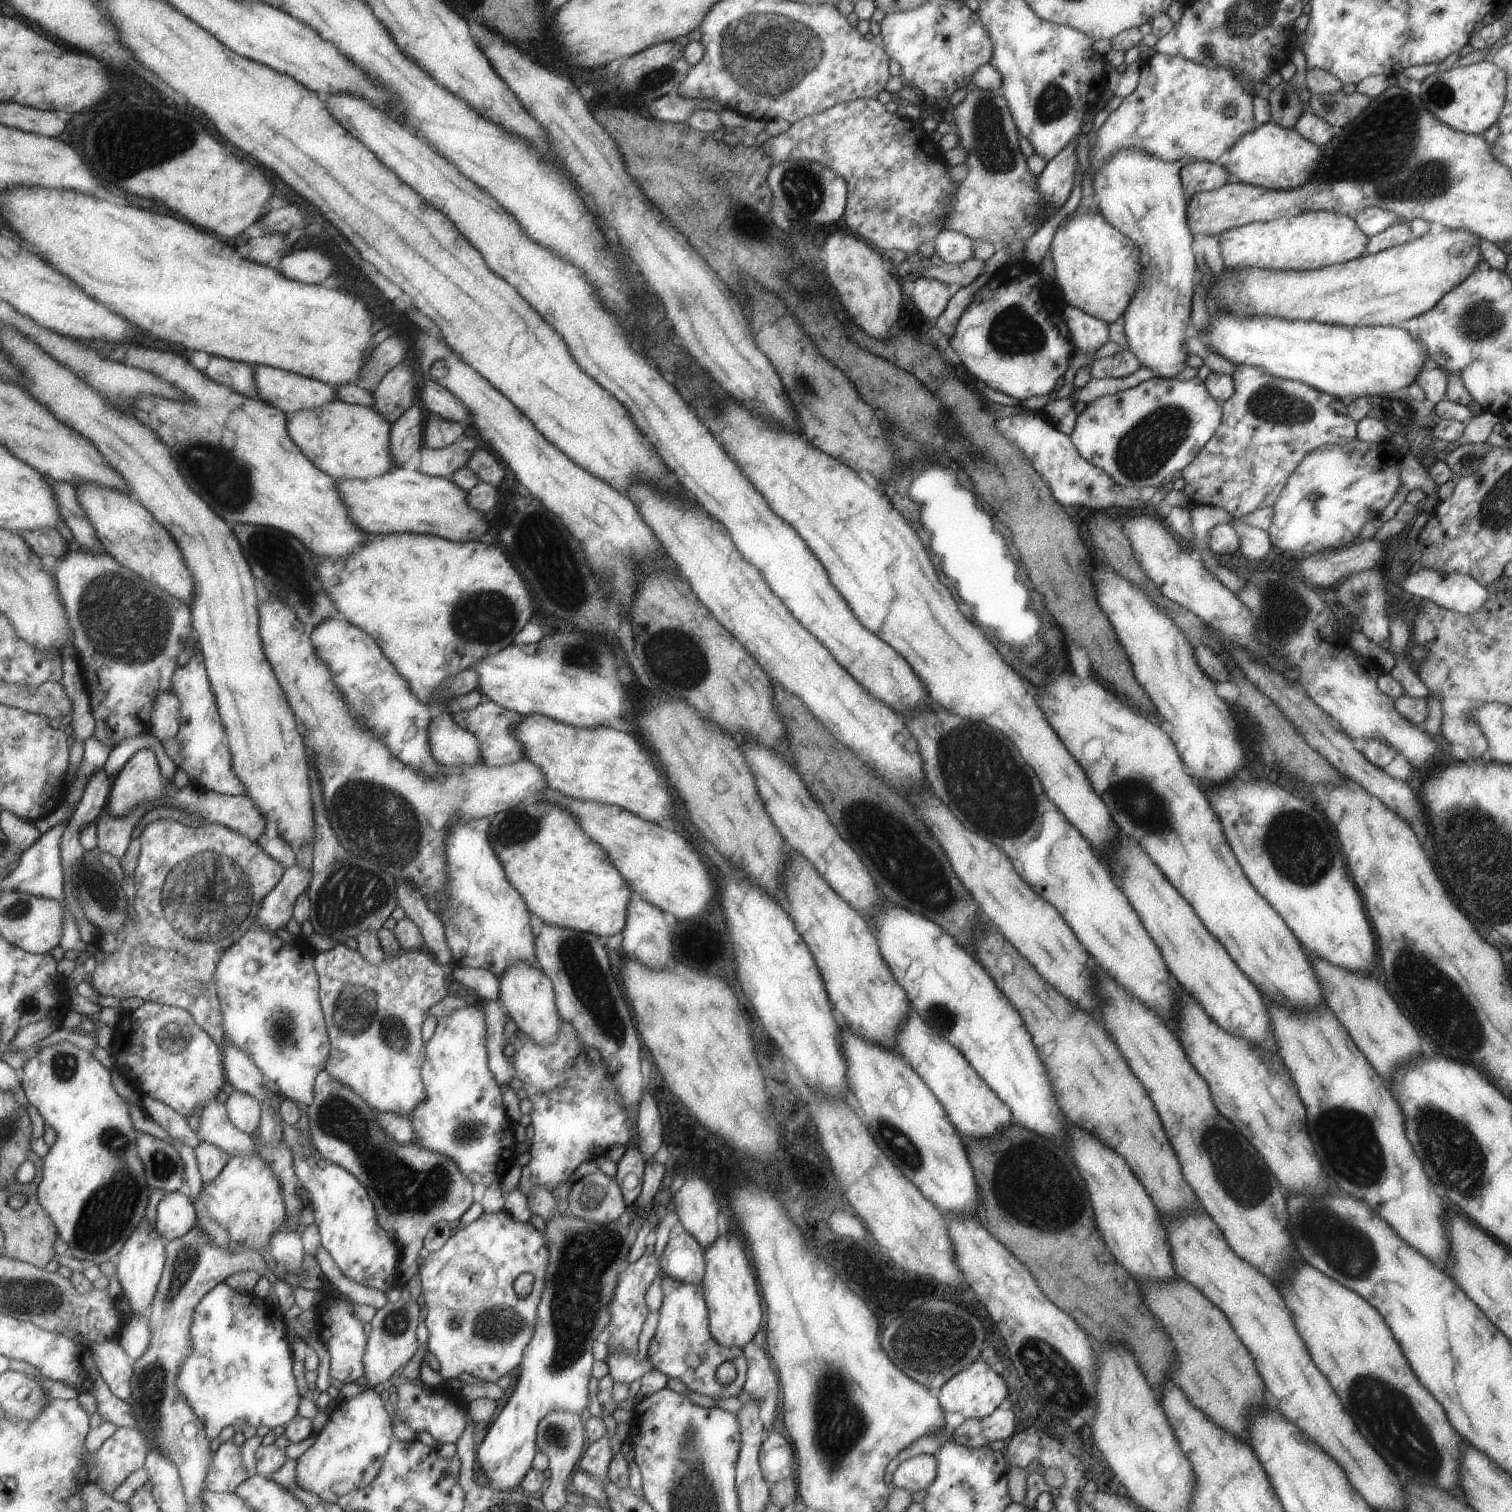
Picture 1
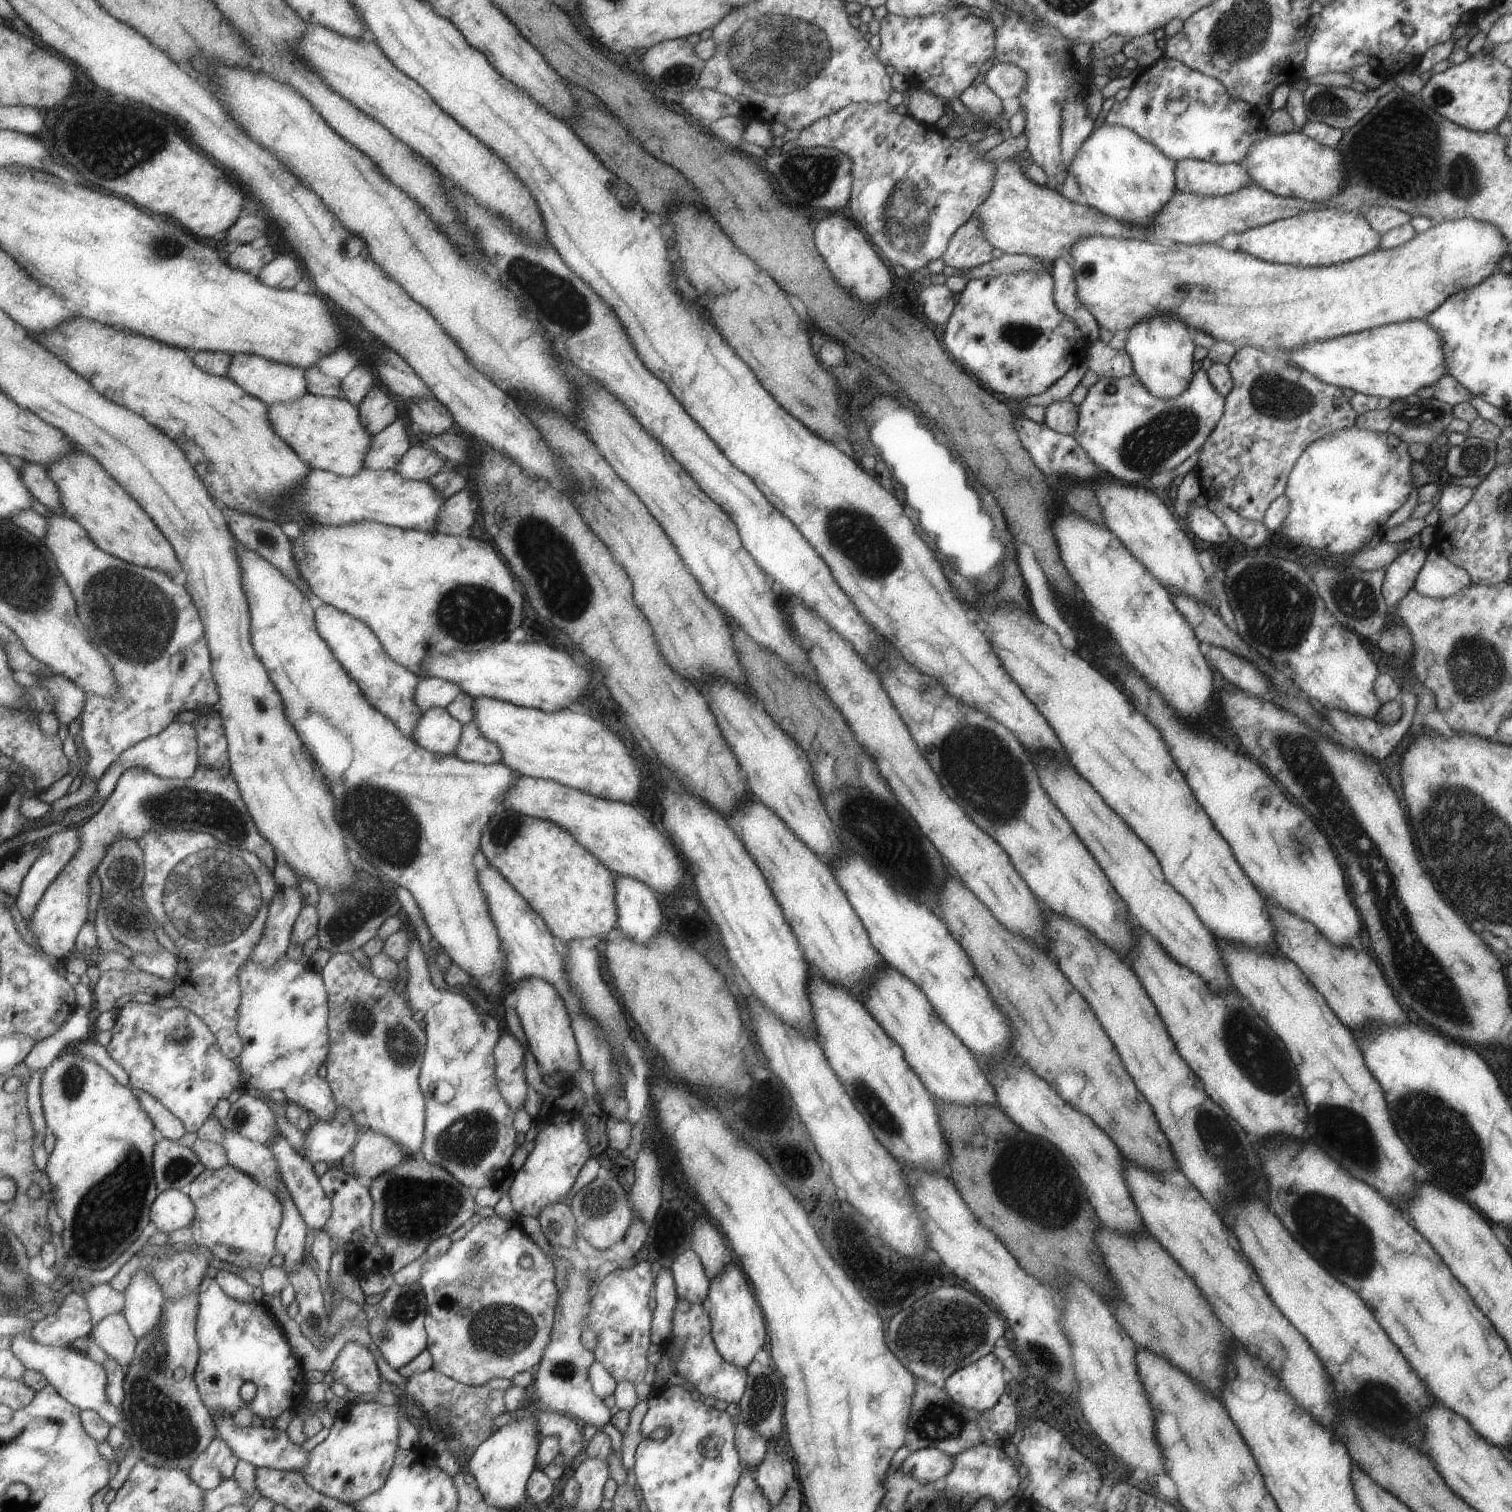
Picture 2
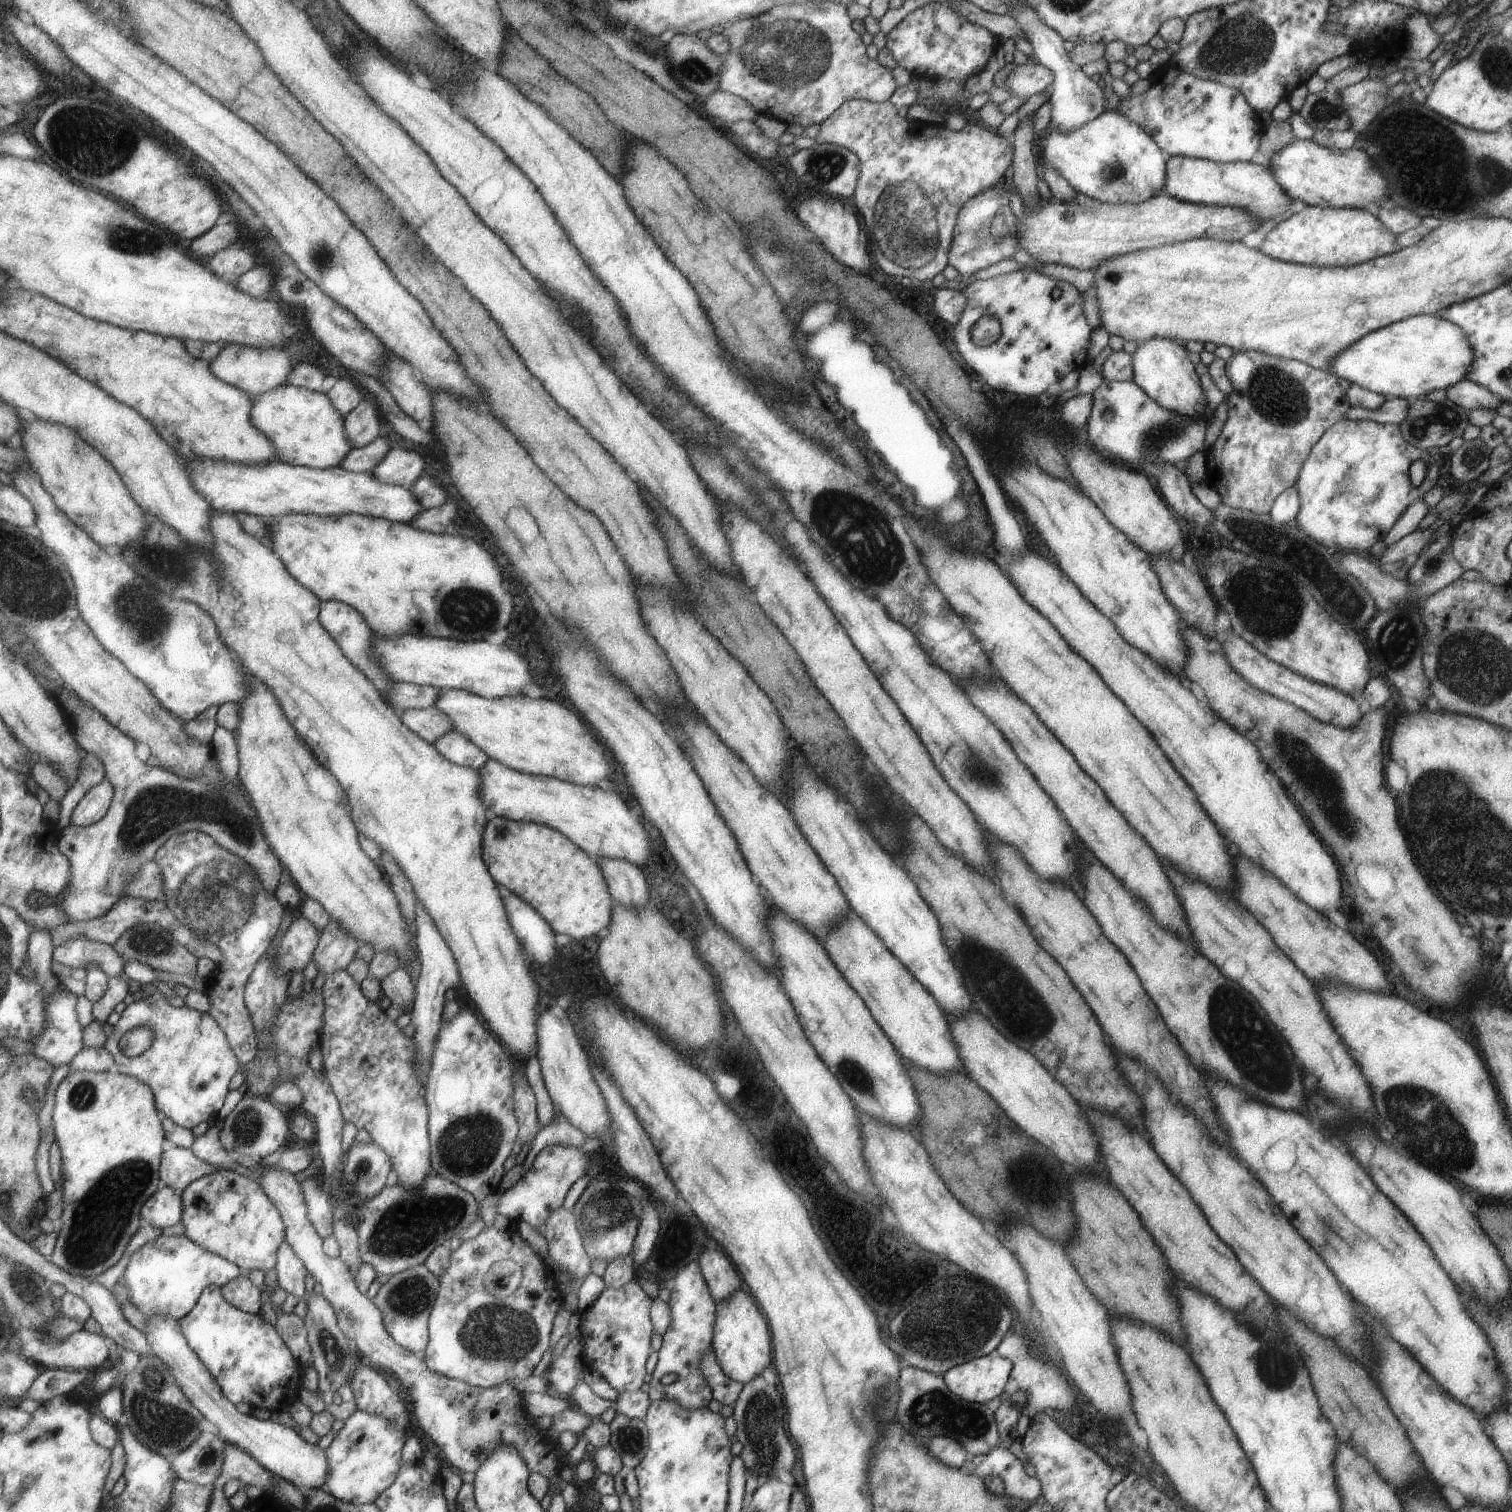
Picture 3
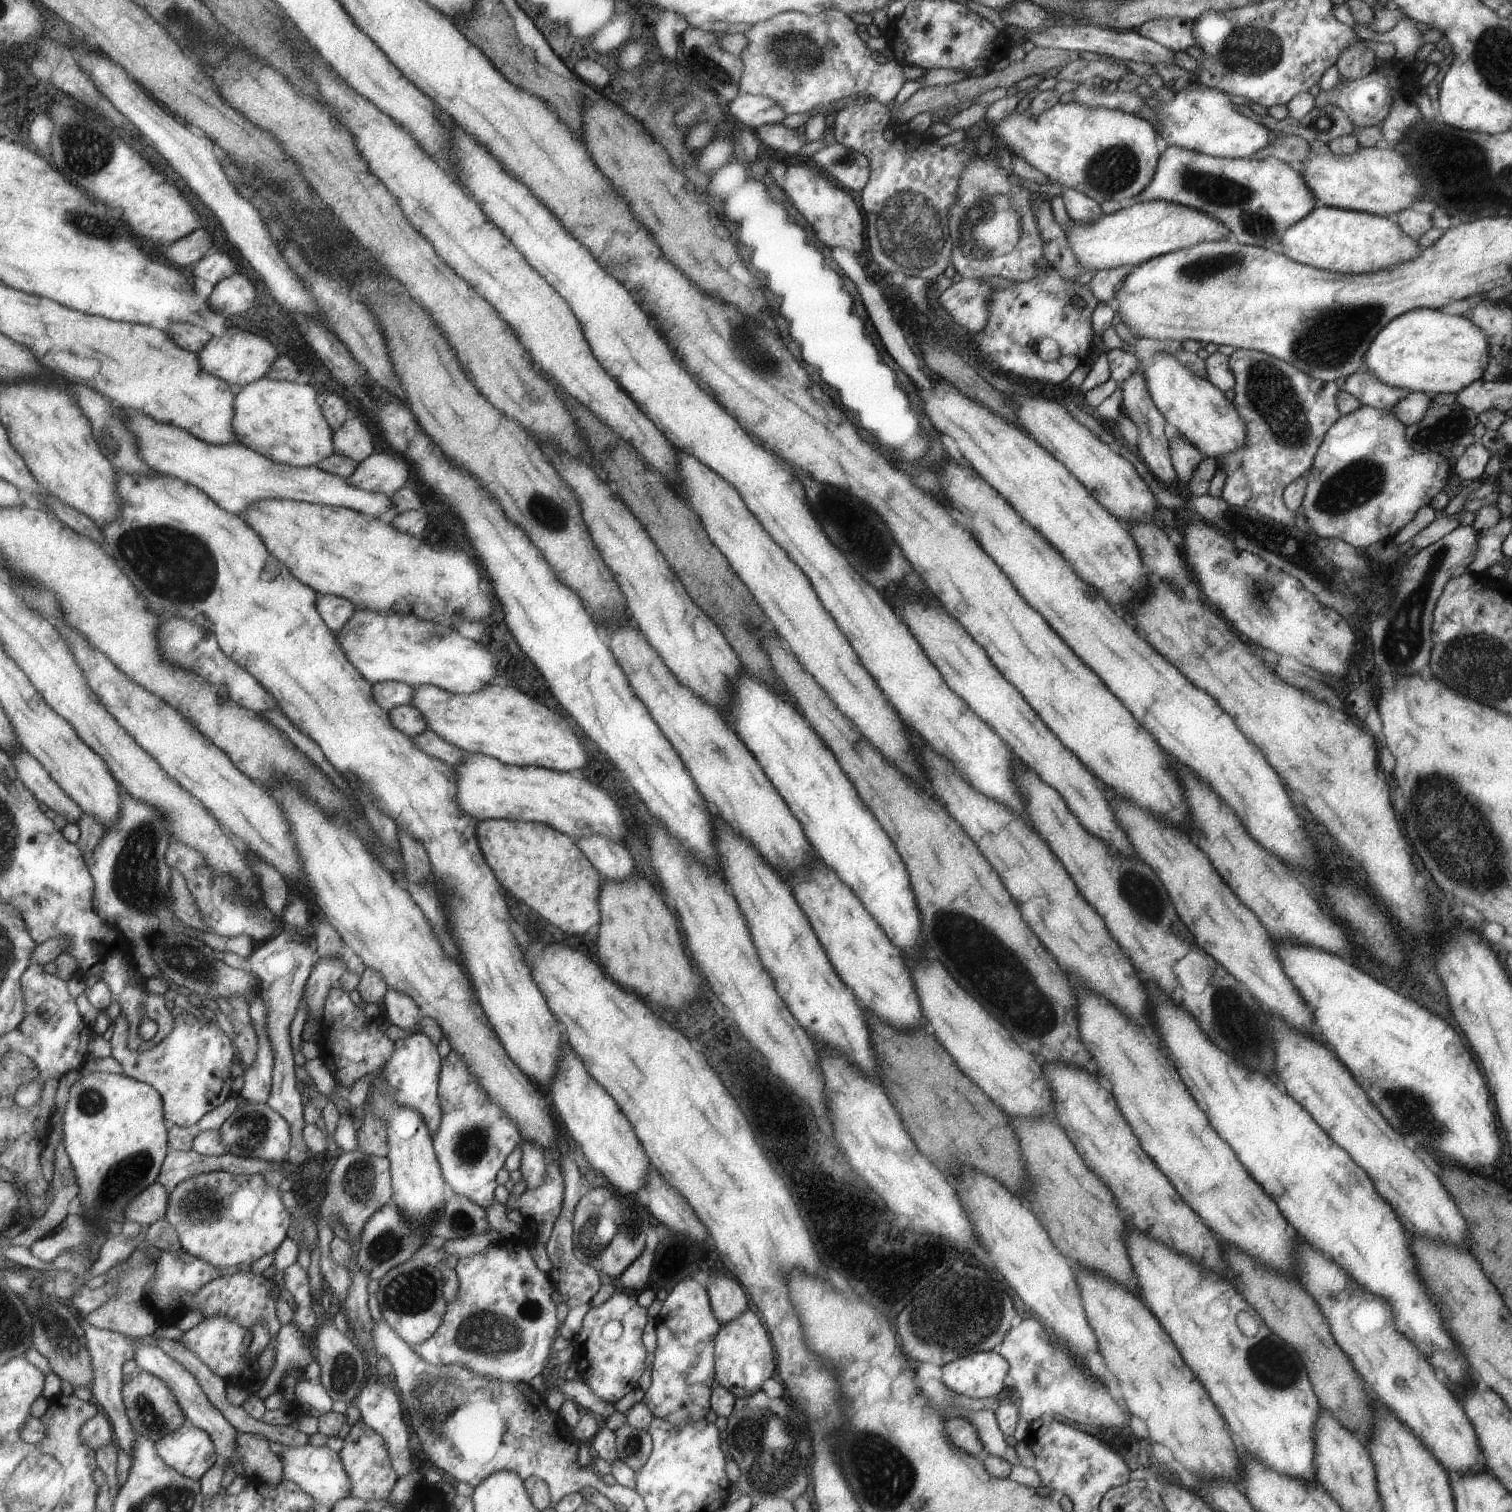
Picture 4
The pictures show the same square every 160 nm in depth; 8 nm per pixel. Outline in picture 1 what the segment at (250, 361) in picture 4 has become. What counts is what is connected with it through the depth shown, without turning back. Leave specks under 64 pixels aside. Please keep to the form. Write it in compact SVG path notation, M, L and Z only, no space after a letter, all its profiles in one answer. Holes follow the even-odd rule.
M254 365L258 396L283 412L319 408L336 398L335 387L291 371Z

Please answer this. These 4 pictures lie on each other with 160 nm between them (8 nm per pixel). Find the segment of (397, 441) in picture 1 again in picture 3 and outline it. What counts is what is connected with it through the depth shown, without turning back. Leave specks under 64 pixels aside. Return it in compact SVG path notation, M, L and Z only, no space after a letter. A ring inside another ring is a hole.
M379 437L366 447L353 448L345 460L340 462L340 466L356 473L369 473L390 450L391 442L385 437Z

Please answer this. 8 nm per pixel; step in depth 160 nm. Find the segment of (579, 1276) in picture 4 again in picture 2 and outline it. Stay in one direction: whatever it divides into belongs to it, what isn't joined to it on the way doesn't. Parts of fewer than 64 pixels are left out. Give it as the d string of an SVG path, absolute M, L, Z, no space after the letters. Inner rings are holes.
M547 1204L536 1219L551 1245L561 1248L575 1247L576 1222L569 1204Z

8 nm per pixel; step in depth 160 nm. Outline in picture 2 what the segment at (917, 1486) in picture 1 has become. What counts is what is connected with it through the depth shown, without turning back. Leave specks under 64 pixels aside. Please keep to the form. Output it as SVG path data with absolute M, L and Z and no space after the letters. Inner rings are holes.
M938 1448L913 1451L900 1464L901 1468L919 1480L931 1482L943 1478L953 1468L952 1458Z

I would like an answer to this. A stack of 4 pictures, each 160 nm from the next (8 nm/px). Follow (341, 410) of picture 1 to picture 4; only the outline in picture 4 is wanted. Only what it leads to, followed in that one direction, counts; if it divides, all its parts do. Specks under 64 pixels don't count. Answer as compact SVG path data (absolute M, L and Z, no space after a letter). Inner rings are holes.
M260 378L237 390L232 420L239 442L263 456L294 467L318 465L336 452L334 434L322 409L321 392L310 384Z

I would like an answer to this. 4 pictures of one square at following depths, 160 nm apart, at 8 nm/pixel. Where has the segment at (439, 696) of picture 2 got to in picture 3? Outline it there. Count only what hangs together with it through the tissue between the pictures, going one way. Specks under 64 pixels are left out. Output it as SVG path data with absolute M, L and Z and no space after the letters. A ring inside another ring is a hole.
M393 683L390 693L386 696L389 704L397 711L407 709L422 709L431 706L440 689L429 685L416 685L413 683Z

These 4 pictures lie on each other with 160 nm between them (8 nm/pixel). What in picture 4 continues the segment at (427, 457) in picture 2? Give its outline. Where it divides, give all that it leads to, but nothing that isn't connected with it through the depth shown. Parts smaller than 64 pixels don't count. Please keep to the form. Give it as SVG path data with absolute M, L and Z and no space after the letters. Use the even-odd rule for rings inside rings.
M373 453L361 461L346 480L361 490L392 497L409 480L412 473L409 465L399 454Z

